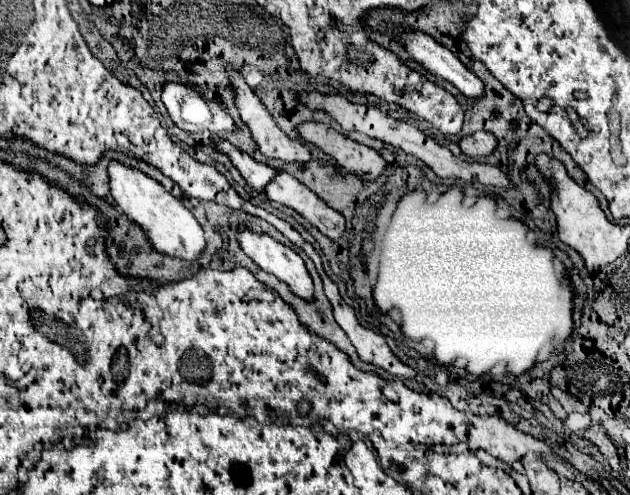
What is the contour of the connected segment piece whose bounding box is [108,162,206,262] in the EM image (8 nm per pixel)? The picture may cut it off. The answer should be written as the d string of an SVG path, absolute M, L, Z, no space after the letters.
M112 162L108 168L108 174L110 174L110 190L112 190L116 204L134 224L144 228L146 238L150 240L156 252L168 254L172 258L188 260L188 262L194 262L200 258L200 254L206 248L204 230L194 218L194 214L178 198L168 194L160 182L120 162Z

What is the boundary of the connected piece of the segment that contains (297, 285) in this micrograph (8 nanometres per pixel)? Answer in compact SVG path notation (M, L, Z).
M238 230L238 242L242 250L264 272L284 282L292 294L296 294L306 302L314 300L312 278L304 266L304 260L292 248L276 242L268 234L254 232L254 230Z

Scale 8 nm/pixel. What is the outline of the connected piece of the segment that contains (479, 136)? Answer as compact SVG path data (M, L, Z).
M476 132L476 134L470 134L466 138L460 140L460 148L466 156L470 158L478 158L478 156L488 156L494 152L494 148L498 146L496 142L496 136L494 134L488 134L488 132Z

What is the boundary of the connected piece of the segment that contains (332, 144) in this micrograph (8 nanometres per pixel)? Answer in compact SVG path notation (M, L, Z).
M304 122L296 128L296 132L302 140L316 144L322 152L330 154L342 168L364 180L378 178L386 166L386 162L376 150L346 138L344 134L336 132L326 124Z

